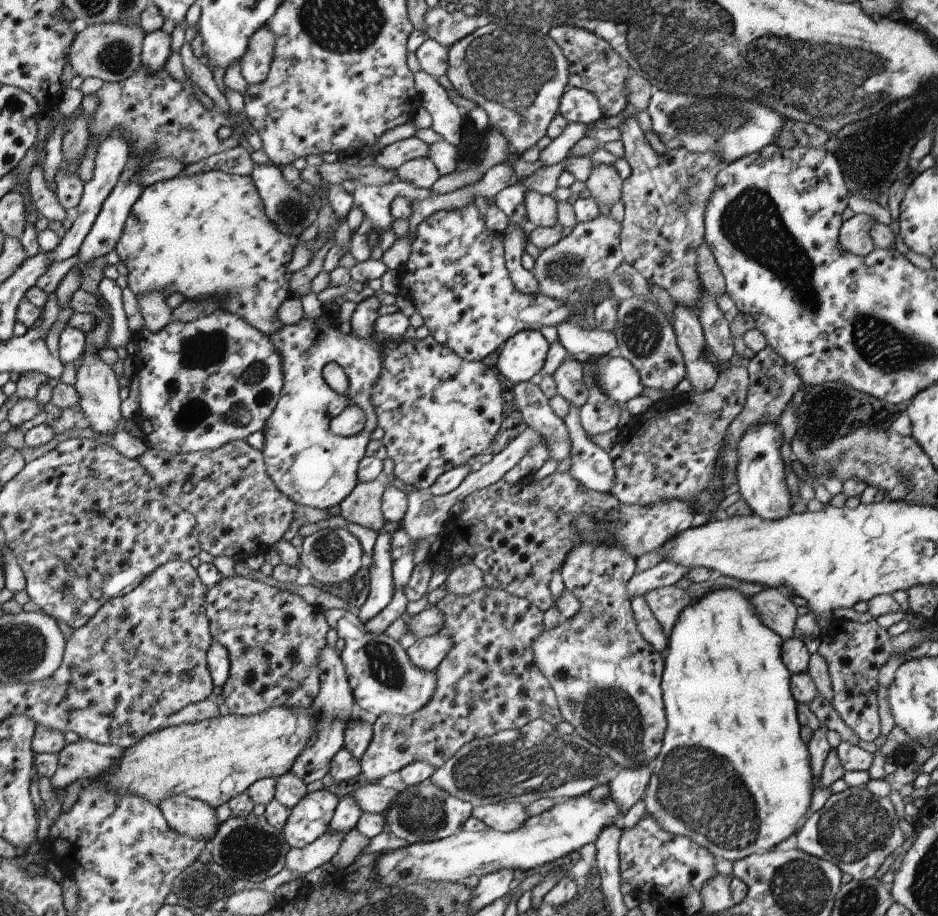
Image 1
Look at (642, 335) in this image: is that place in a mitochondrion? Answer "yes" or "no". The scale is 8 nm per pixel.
yes

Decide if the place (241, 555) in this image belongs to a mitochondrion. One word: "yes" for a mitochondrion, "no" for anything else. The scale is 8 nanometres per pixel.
no

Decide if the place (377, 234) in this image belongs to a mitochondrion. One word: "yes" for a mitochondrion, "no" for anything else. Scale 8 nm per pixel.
no

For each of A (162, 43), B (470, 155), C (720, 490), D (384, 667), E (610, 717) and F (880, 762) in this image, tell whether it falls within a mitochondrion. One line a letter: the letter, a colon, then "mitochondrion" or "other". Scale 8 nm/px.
A: other
B: other
C: other
D: mitochondrion
E: mitochondrion
F: other

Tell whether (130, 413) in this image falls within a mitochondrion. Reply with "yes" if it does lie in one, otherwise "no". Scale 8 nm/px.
no

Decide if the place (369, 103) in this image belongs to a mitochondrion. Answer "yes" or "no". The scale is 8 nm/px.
no

